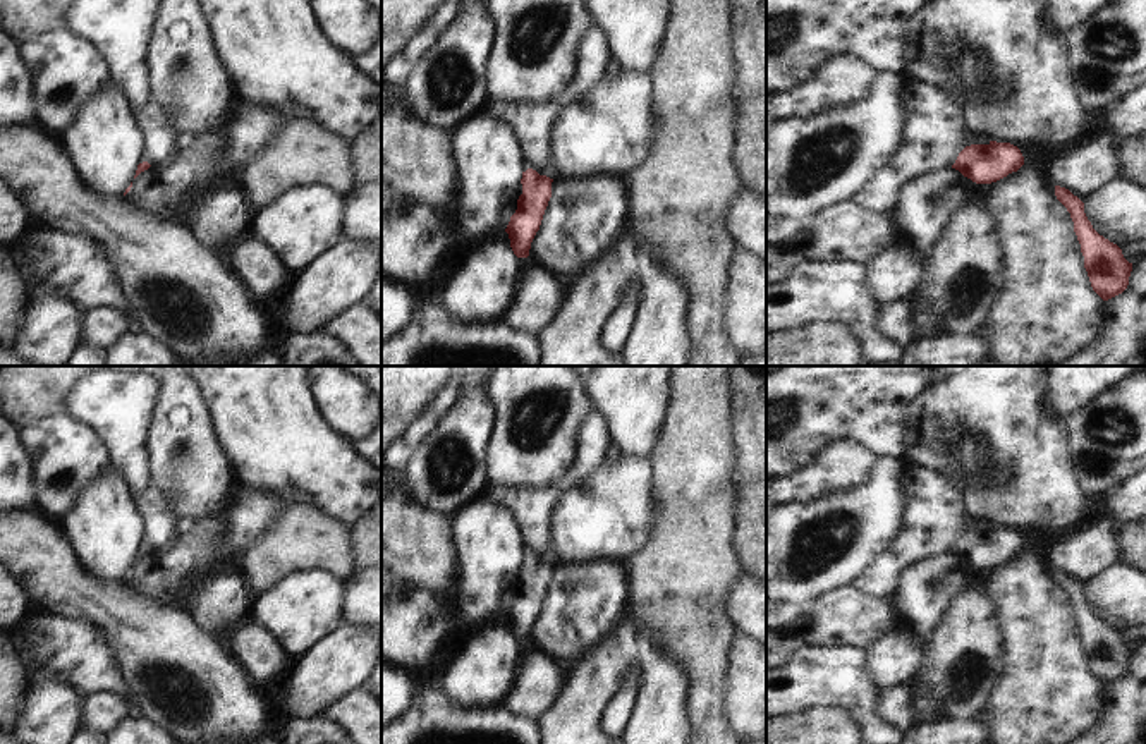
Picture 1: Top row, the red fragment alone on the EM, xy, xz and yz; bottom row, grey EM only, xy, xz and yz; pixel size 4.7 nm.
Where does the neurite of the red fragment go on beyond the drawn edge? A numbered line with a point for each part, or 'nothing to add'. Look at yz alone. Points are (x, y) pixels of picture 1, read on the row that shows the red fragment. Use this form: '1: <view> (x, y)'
nothing to add.

